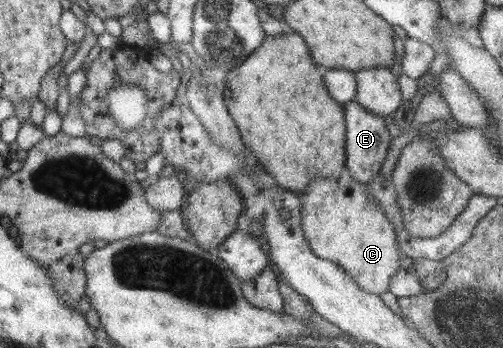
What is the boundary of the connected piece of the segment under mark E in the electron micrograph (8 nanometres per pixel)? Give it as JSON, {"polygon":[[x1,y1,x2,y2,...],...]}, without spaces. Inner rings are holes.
{"polygon":[[353,99,343,103,342,108,345,129,345,170,343,170,341,178,339,178,339,182,343,185,345,180,347,180,347,176,349,176,349,180,365,183,379,173,381,164,383,164,385,156,387,156,386,150,391,138,384,126,383,118,365,111,362,106,359,106]]}

